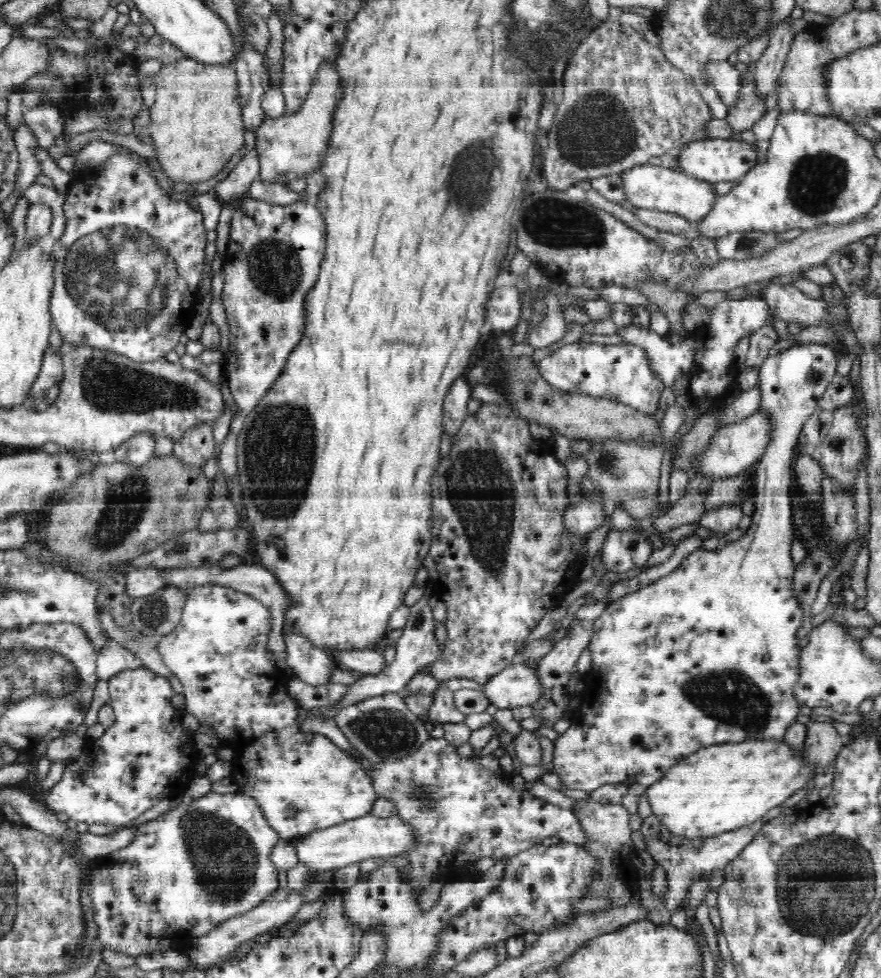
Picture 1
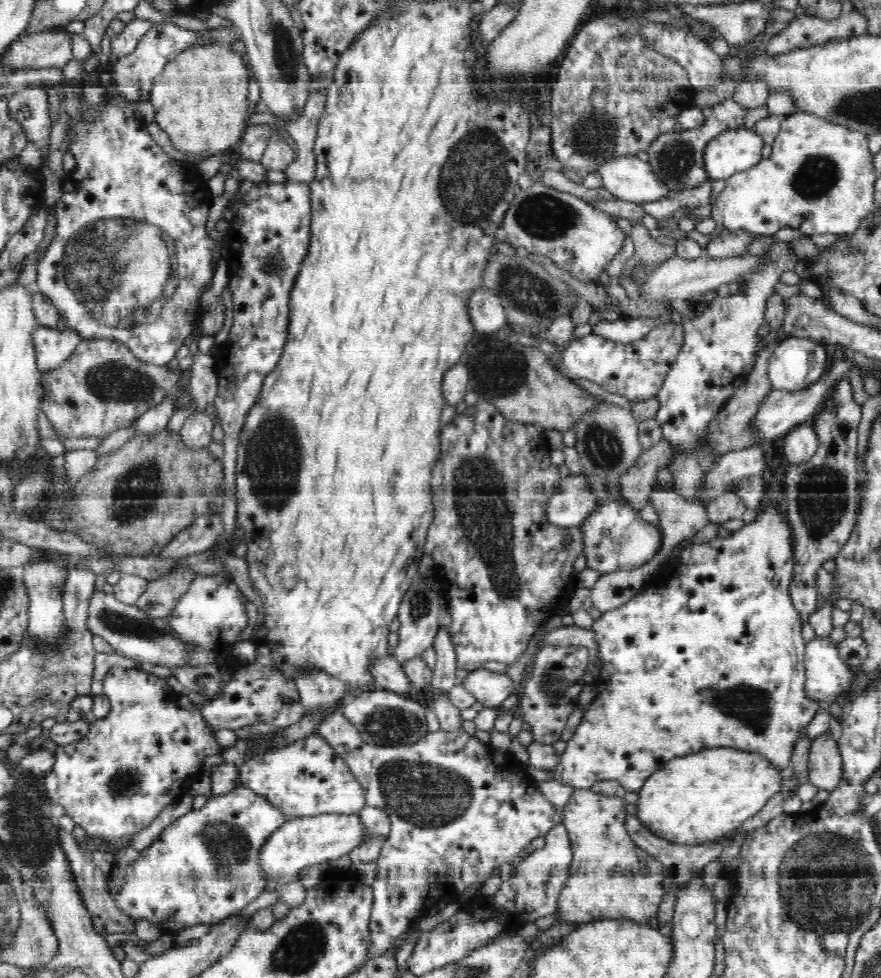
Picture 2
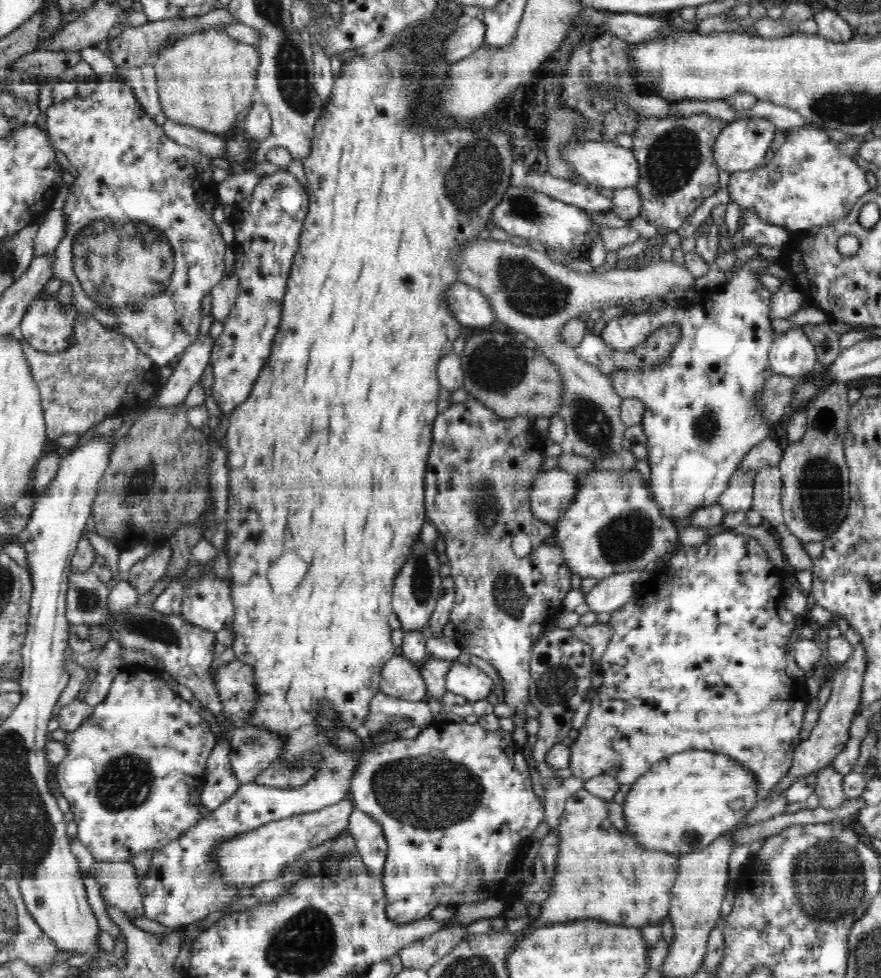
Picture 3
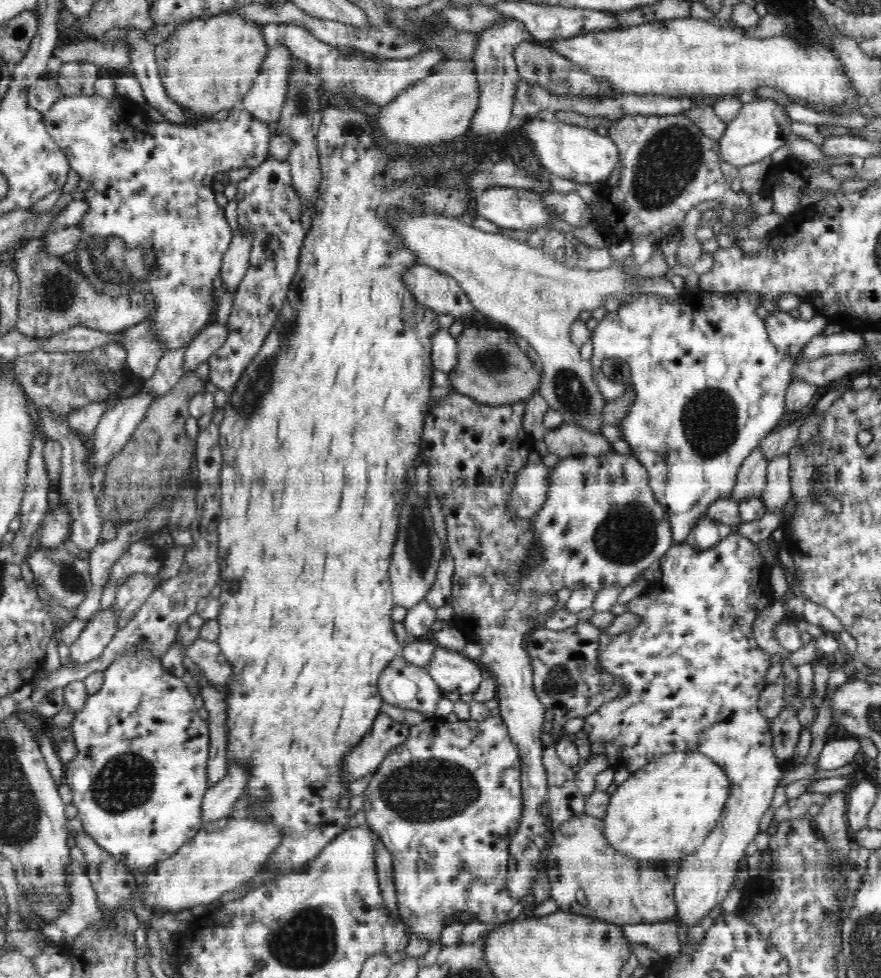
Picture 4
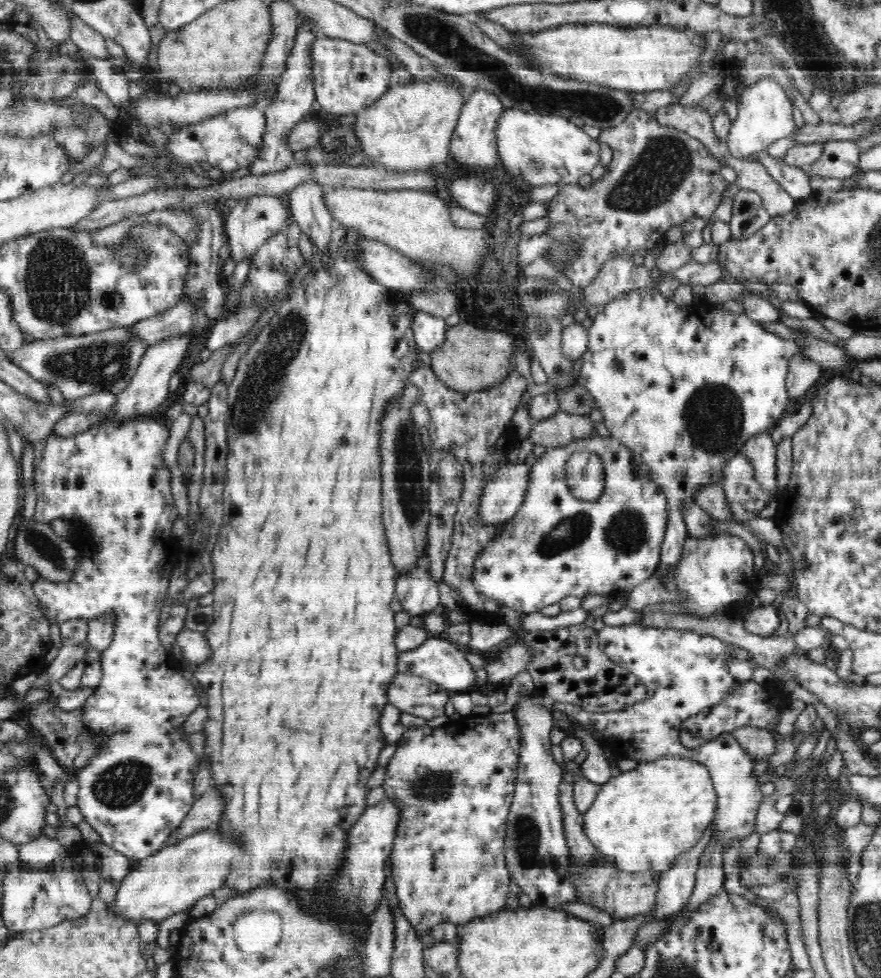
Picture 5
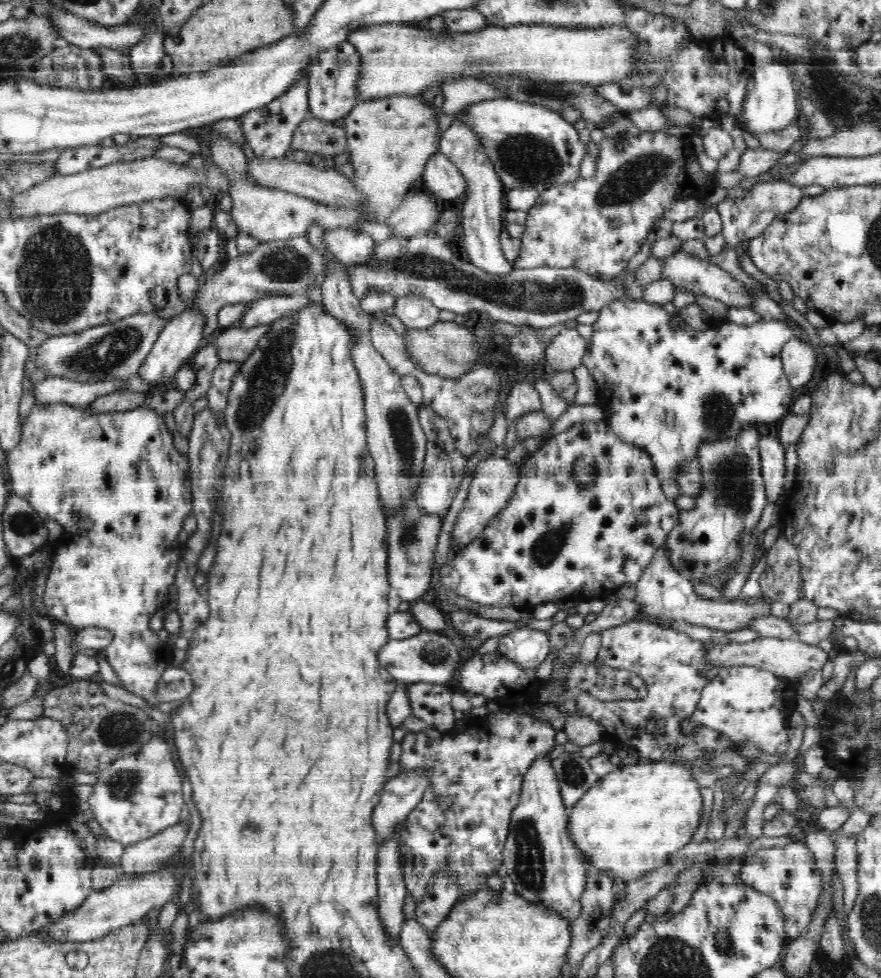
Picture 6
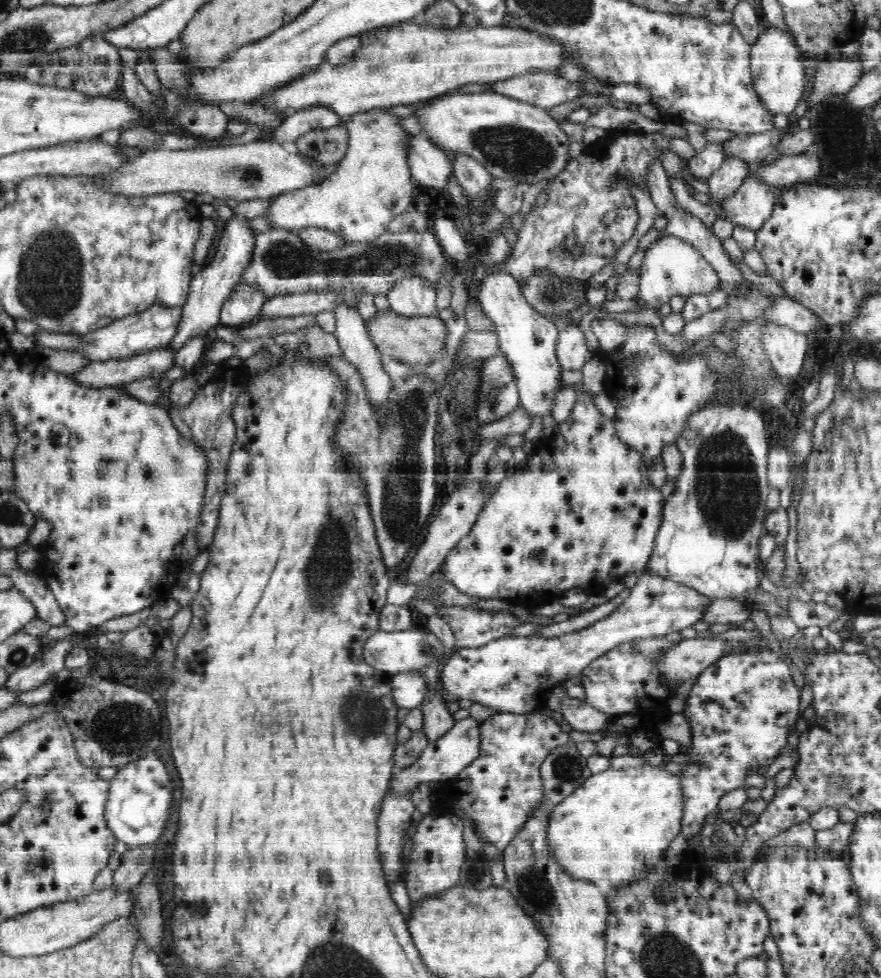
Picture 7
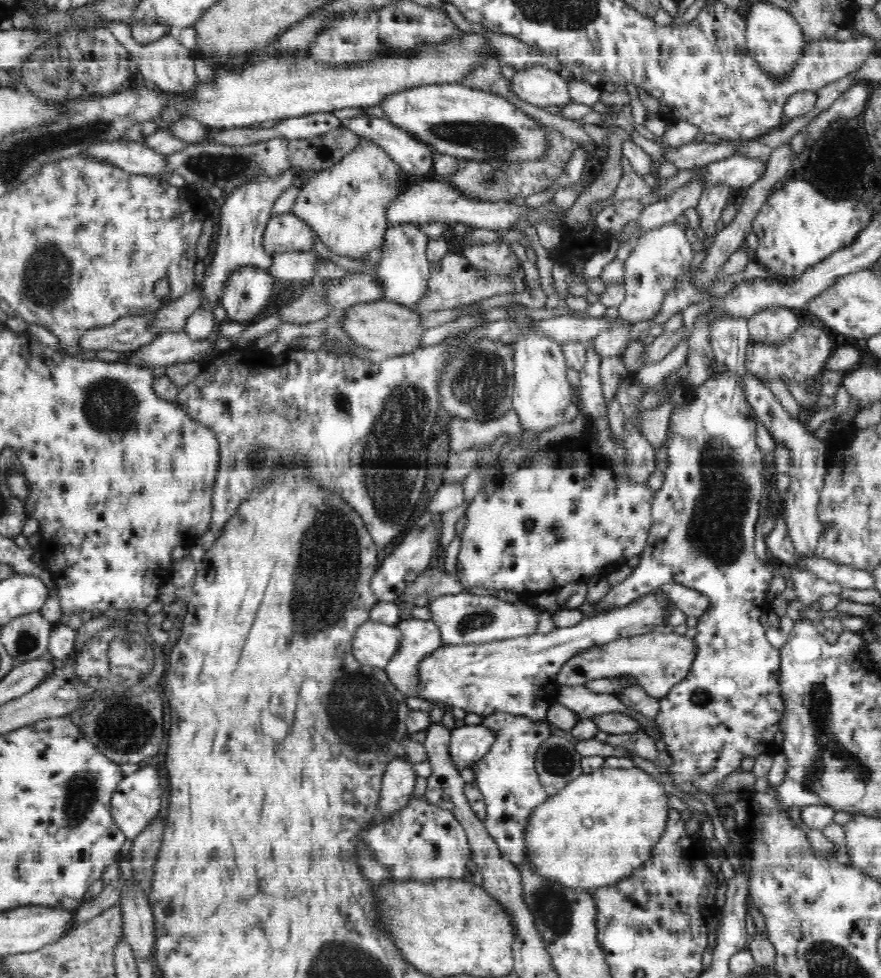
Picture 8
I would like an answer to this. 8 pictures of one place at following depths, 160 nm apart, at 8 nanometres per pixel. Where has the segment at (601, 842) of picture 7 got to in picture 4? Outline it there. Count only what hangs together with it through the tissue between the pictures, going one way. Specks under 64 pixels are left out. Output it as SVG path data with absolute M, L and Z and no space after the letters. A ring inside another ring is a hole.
M674 752L658 757L657 759L651 760L645 767L640 768L640 770L634 771L626 781L614 788L615 792L610 795L606 814L601 818L601 822L603 822L603 835L605 836L607 843L618 852L621 852L624 856L631 856L632 858L637 858L644 862L672 862L681 860L686 855L696 851L697 848L705 842L705 838L710 834L710 831L717 826L717 822L721 818L721 812L726 808L727 800L730 798L731 788L732 780L729 780L729 775L725 772L725 769L716 761L700 752Z

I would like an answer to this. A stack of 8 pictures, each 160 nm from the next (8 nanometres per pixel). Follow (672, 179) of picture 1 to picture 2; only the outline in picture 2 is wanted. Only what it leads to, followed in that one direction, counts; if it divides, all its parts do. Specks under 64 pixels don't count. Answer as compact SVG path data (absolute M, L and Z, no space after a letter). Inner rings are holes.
M636 156L610 160L595 172L602 179L603 190L608 190L616 199L628 202L652 202L668 198L666 181L653 172L650 165Z

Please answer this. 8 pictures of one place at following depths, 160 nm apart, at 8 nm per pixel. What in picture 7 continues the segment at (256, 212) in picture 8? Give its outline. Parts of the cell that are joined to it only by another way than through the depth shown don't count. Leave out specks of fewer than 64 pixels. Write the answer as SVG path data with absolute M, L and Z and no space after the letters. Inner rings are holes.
M233 214L225 224L224 233L216 248L215 256L202 271L192 278L190 294L186 304L182 305L182 320L178 324L176 336L167 346L175 352L183 347L190 339L208 334L210 329L221 324L220 314L224 302L232 294L234 286L240 282L243 273L248 268L256 244L256 233L252 231L249 220Z

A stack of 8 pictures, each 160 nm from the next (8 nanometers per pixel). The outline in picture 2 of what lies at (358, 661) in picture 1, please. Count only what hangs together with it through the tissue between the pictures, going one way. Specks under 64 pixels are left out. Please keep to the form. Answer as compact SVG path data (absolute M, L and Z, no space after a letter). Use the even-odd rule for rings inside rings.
M382 656L370 664L370 673L375 680L375 688L378 690L403 690L404 696L412 694L410 688L410 679L404 676L402 665L396 660L396 657Z

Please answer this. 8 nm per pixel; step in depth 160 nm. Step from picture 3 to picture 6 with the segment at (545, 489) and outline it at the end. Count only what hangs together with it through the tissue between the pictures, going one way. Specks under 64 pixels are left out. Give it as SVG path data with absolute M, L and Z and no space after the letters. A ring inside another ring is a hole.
M494 456L481 460L476 465L476 470L473 473L472 482L468 490L468 496L463 503L462 510L458 514L455 523L453 524L452 536L450 536L451 552L448 552L448 557L453 556L452 548L465 544L469 546L477 537L482 534L487 522L492 520L494 516L498 516L500 512L509 503L510 498L514 496L514 488L518 486L519 472L516 466L508 461L506 457L497 458Z

